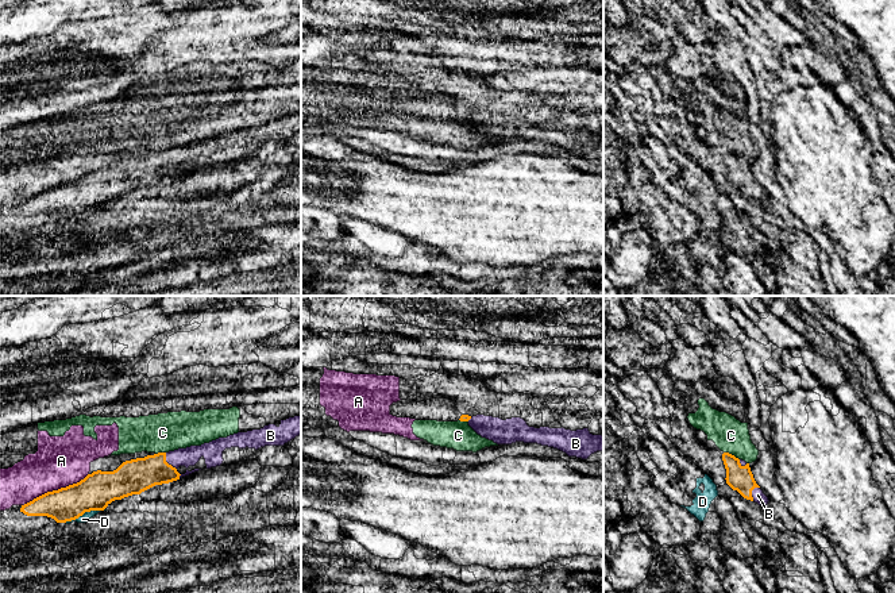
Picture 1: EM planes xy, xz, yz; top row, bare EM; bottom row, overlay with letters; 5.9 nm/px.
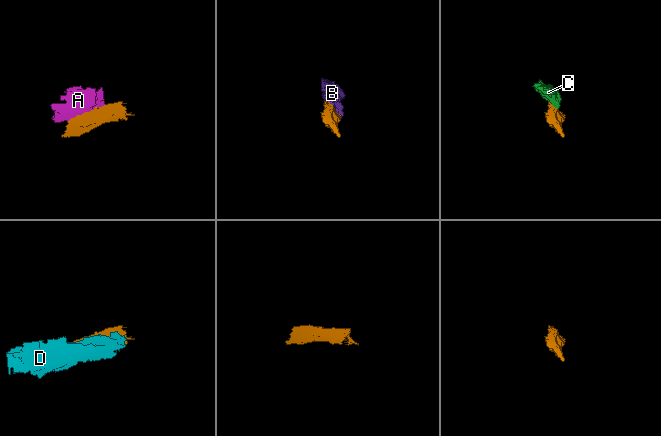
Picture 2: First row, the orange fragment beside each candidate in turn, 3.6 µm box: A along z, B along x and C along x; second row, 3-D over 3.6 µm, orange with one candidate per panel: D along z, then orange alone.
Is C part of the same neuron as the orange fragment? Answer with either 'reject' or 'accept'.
reject

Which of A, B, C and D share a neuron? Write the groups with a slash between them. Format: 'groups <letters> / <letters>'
groups A C / B / D

